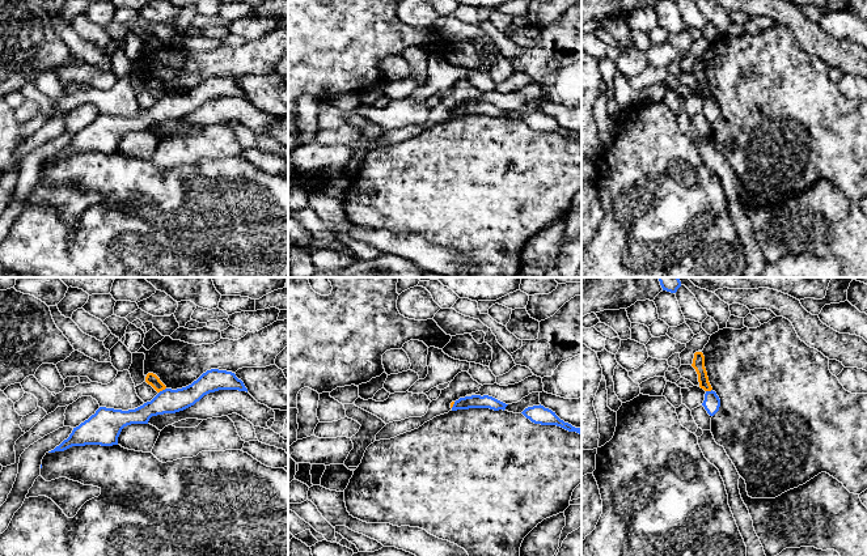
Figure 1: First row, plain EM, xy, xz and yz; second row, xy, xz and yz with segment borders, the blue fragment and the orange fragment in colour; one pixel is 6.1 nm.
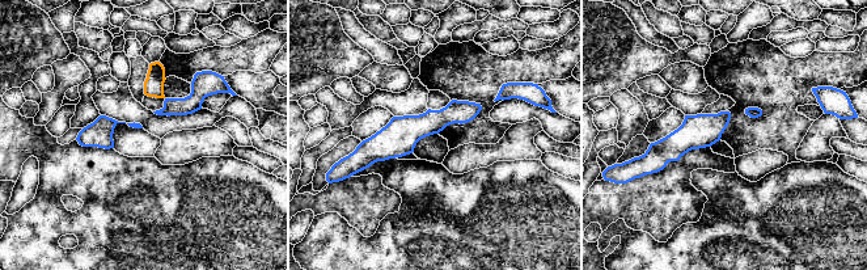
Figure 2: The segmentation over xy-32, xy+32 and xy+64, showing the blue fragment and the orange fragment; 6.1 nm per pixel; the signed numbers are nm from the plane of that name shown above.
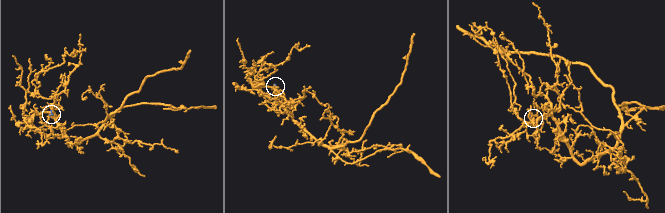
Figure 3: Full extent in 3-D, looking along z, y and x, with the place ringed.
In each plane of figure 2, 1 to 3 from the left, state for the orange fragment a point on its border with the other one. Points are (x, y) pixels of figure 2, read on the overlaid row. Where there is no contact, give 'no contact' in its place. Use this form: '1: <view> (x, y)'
1: no contact
2: no contact
3: no contact

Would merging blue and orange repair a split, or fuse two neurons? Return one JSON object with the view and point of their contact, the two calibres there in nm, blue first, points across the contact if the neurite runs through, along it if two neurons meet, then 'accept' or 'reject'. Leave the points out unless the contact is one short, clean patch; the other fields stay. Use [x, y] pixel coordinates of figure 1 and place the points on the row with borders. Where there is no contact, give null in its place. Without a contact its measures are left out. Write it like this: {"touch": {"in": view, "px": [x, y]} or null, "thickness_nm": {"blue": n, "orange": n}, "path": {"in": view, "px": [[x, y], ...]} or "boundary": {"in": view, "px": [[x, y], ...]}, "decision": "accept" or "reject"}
{"touch": {"in": "xy", "px": [163, 390]}, "thickness_nm": {"blue": 150, "orange": 70}, "boundary": {"in": "xy", "px": [[165, 387], [159, 393]]}, "decision": "reject"}

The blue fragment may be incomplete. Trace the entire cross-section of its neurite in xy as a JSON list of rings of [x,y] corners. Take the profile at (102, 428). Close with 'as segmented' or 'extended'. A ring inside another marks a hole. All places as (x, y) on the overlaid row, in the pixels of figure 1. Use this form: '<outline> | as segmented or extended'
[[[211,369],[191,385],[177,390],[165,389],[151,402],[135,409],[122,411],[100,407],[94,415],[73,428],[67,440],[48,453],[64,451],[72,446],[118,445],[118,437],[124,426],[131,424],[148,424],[152,416],[183,411],[199,402],[204,395],[219,390],[248,392],[244,382],[238,379],[234,373]]] | as segmented

